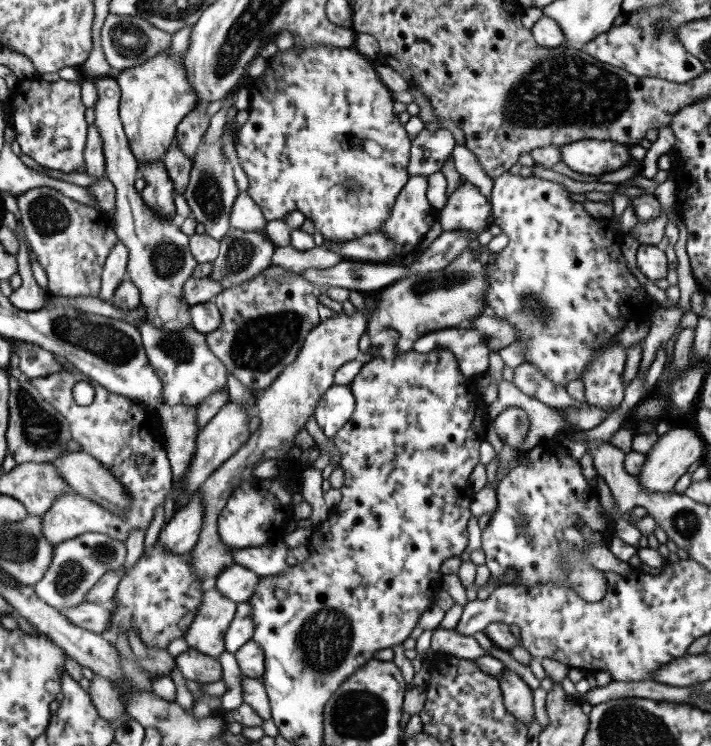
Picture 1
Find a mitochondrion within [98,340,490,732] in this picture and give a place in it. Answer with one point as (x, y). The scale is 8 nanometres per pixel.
(322, 643)

